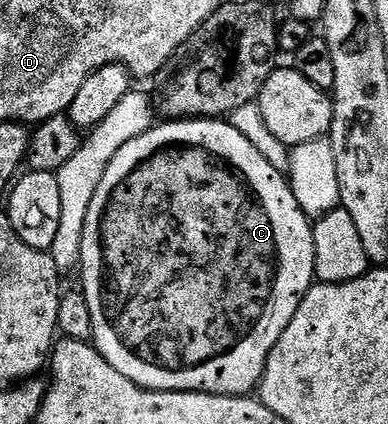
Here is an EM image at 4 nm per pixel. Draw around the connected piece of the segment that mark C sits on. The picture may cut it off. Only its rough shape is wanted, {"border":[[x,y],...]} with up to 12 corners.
{"border":[[220,118],[106,166],[78,273],[140,388],[248,396],[316,280]]}

